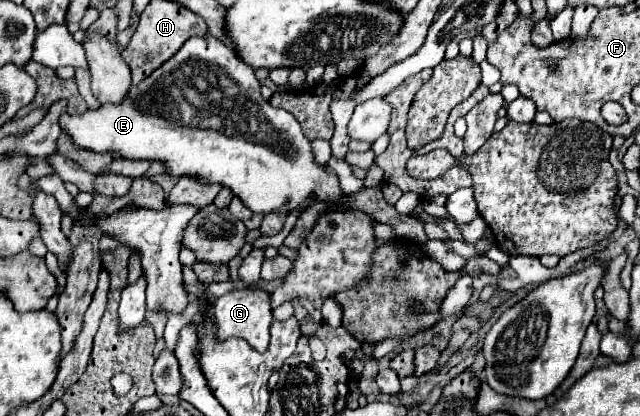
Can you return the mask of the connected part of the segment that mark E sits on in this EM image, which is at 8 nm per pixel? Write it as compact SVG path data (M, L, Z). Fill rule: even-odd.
M209 33L187 39L169 61L153 71L143 83L131 87L121 105L101 105L97 111L87 111L75 117L65 113L61 119L61 129L81 149L91 149L97 153L115 151L127 159L163 159L169 167L167 173L171 175L193 175L203 183L221 183L223 187L231 187L231 191L243 199L253 213L261 215L279 209L285 201L289 201L289 211L293 211L297 205L309 205L311 193L317 195L317 201L333 201L341 195L337 175L313 163L311 143L303 137L297 119L287 111L271 107L259 95L255 71L225 43ZM239 91L247 91L247 95L259 103L259 111L263 111L263 119L267 119L265 125L249 123L239 117Z

